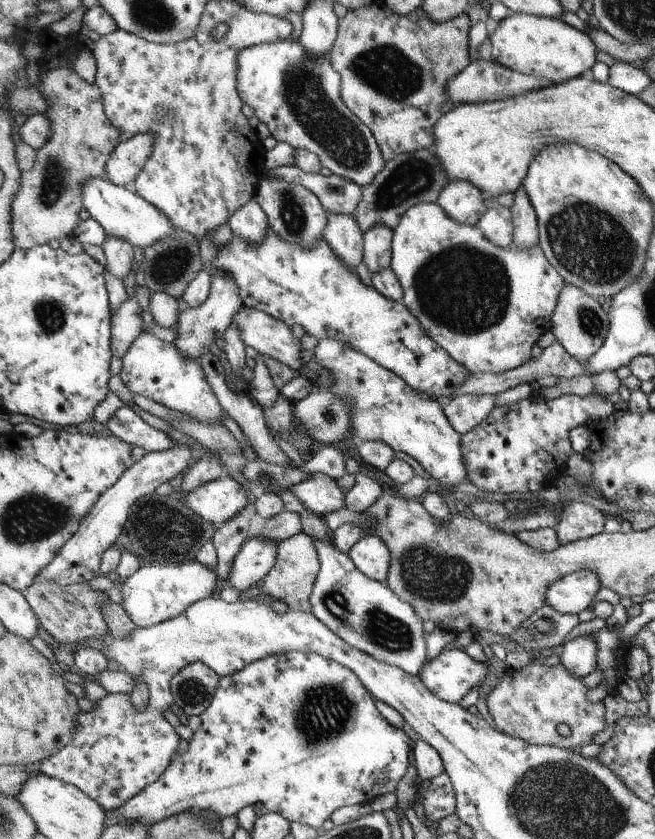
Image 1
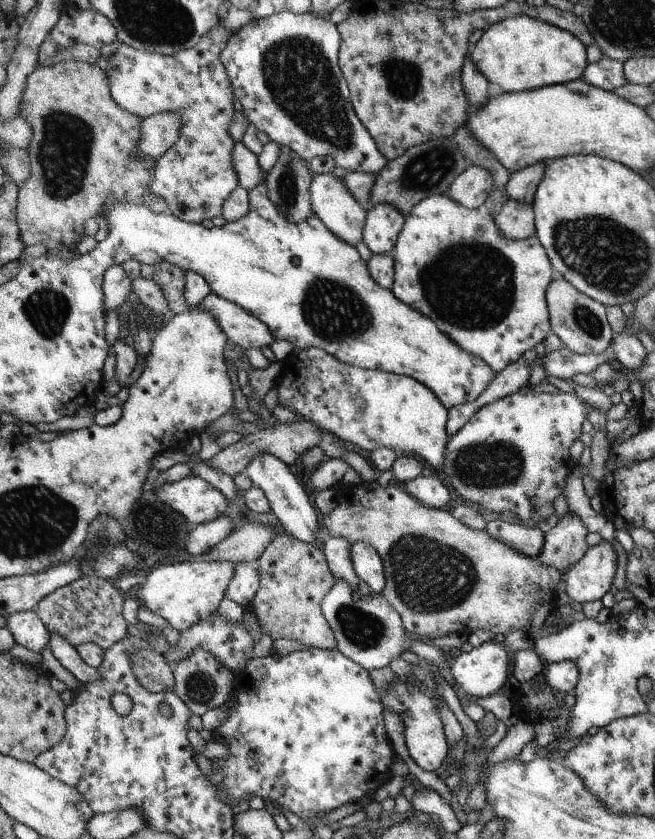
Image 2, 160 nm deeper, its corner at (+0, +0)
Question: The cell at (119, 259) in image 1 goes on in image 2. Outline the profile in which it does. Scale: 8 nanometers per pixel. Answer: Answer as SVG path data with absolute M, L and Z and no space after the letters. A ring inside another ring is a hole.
M122 262L108 266L104 277L104 308L106 312L112 312L122 307L131 292L131 280L124 271Z

